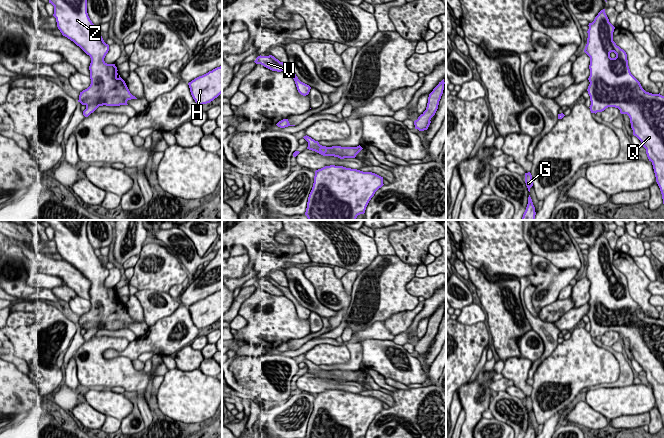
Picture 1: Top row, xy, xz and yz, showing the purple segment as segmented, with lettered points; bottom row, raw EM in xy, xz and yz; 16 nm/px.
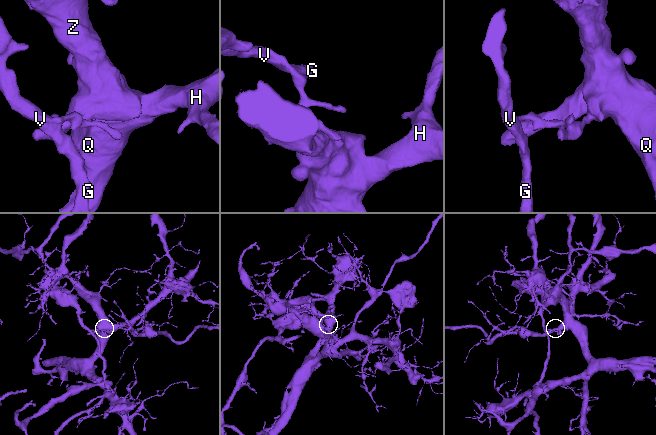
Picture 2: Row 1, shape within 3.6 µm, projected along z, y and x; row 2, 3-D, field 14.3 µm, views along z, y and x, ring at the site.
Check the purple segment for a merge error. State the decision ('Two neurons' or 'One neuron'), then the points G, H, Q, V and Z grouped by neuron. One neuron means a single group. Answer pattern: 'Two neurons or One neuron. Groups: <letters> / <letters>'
Two neurons. Groups: G V / H Q Z

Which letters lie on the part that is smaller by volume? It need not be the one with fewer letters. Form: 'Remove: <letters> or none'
Remove: G, V

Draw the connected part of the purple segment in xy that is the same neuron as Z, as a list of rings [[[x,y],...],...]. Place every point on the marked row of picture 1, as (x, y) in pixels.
[[[49,0],[49,3],[54,6],[53,16],[62,35],[73,41],[91,58],[91,84],[80,92],[78,100],[86,106],[85,110],[94,112],[103,105],[128,105],[128,100],[137,99],[117,73],[115,64],[104,61],[109,45],[95,30],[88,16],[87,0]]]

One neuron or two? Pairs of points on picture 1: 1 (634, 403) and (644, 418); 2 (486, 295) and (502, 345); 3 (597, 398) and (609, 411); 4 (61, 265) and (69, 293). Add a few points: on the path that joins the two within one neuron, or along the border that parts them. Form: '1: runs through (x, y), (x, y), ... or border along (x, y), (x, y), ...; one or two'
1: border along (648, 411), (617, 417); two
2: runs through (498, 307), (502, 311), (502, 333); one
3: runs through (600, 401), (607, 408); one
4: border along (65, 285), (69, 286), (77, 294); two

